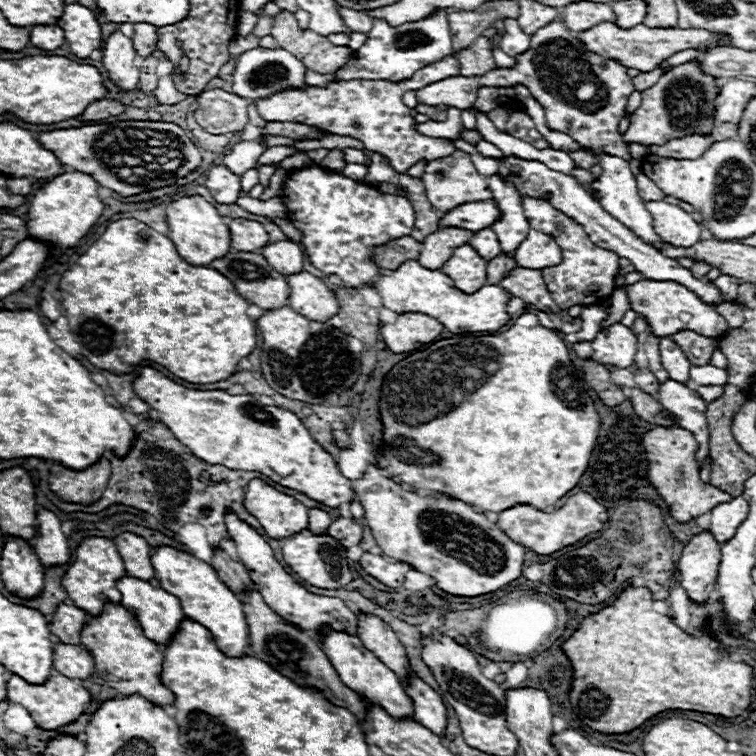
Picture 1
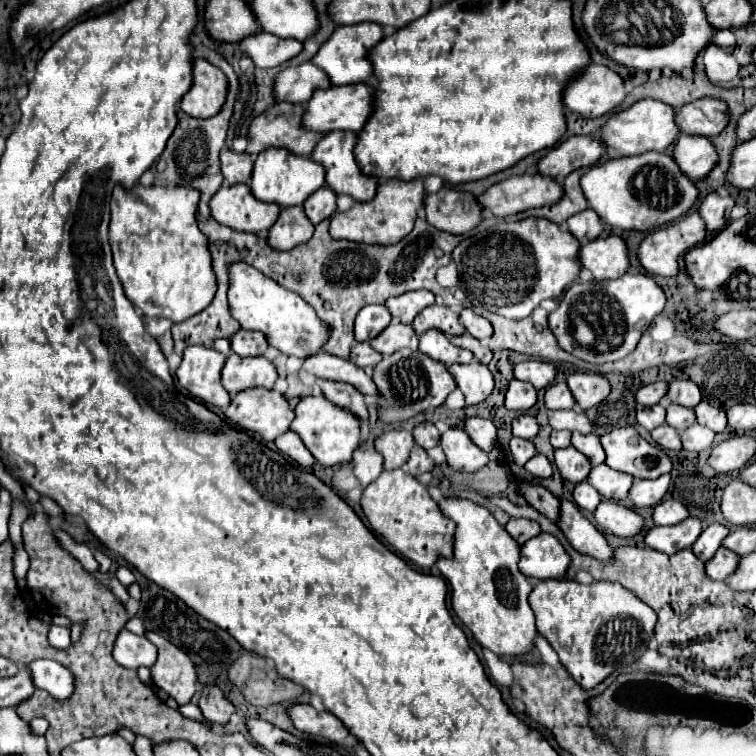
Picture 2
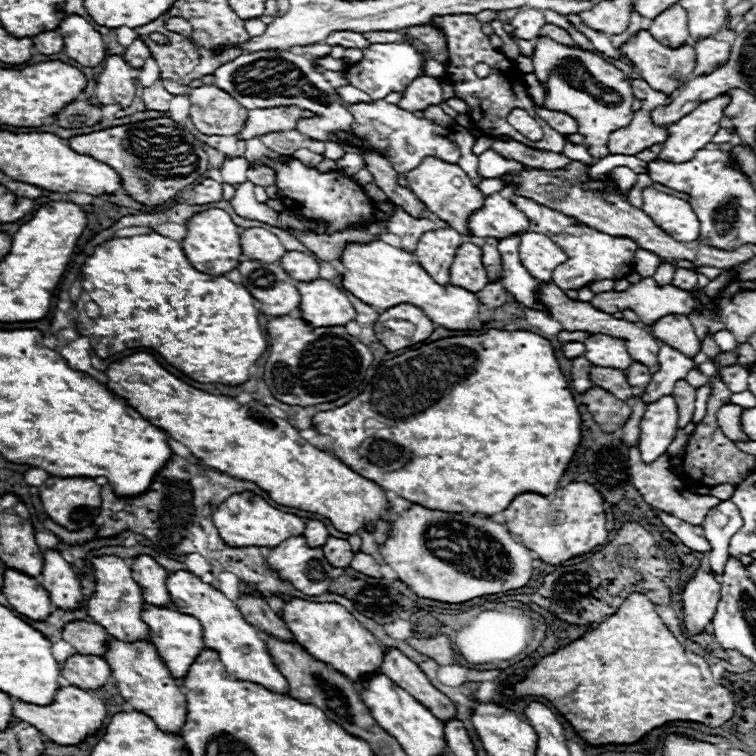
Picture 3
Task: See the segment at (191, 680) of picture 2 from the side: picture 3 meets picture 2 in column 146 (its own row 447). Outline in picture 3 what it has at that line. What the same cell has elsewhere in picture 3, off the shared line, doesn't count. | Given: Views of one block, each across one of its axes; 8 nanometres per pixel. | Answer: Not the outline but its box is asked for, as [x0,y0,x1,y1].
[630,446,720,526]

